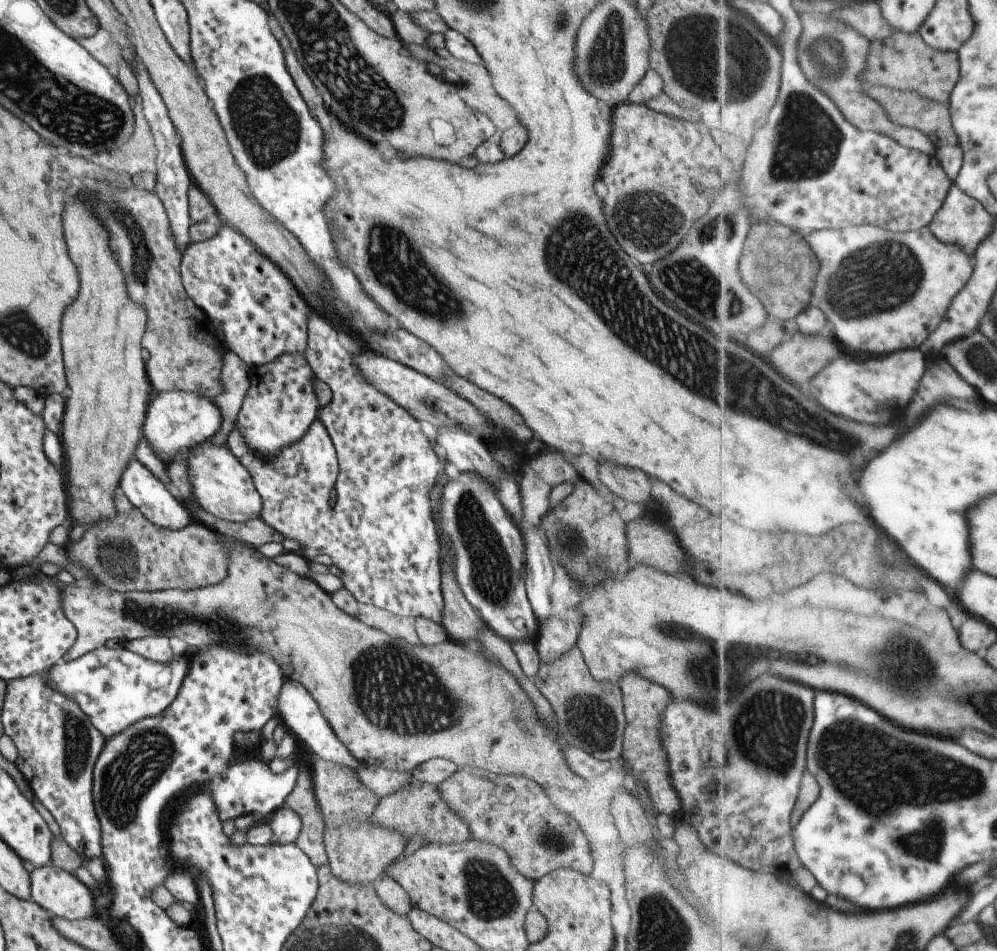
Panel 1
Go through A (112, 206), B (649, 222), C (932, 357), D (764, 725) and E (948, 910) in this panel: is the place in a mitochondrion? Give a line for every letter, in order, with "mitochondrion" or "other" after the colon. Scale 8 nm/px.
A: mitochondrion
B: mitochondrion
C: other
D: mitochondrion
E: other

